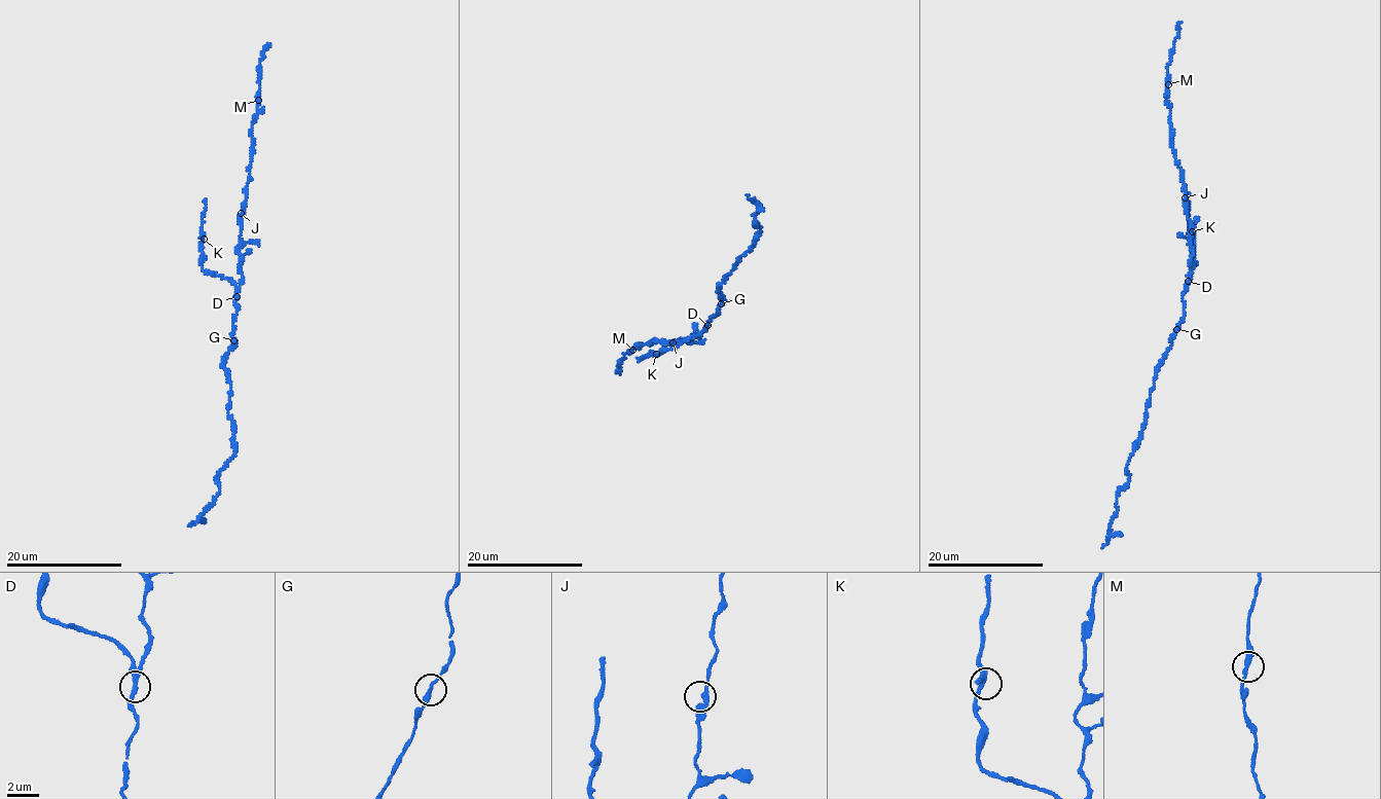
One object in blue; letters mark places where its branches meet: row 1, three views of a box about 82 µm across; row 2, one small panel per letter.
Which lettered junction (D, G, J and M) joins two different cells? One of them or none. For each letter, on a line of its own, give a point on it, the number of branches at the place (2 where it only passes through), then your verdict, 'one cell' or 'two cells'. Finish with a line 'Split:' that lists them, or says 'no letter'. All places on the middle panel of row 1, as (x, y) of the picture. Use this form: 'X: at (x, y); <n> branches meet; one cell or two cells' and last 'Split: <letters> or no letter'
D: at (707, 325); 2 branches meet; two cells
G: at (721, 303); 2 branches meet; one cell
J: at (673, 342); 2 branches meet; one cell
M: at (632, 350); 2 branches meet; one cell
Split: D

